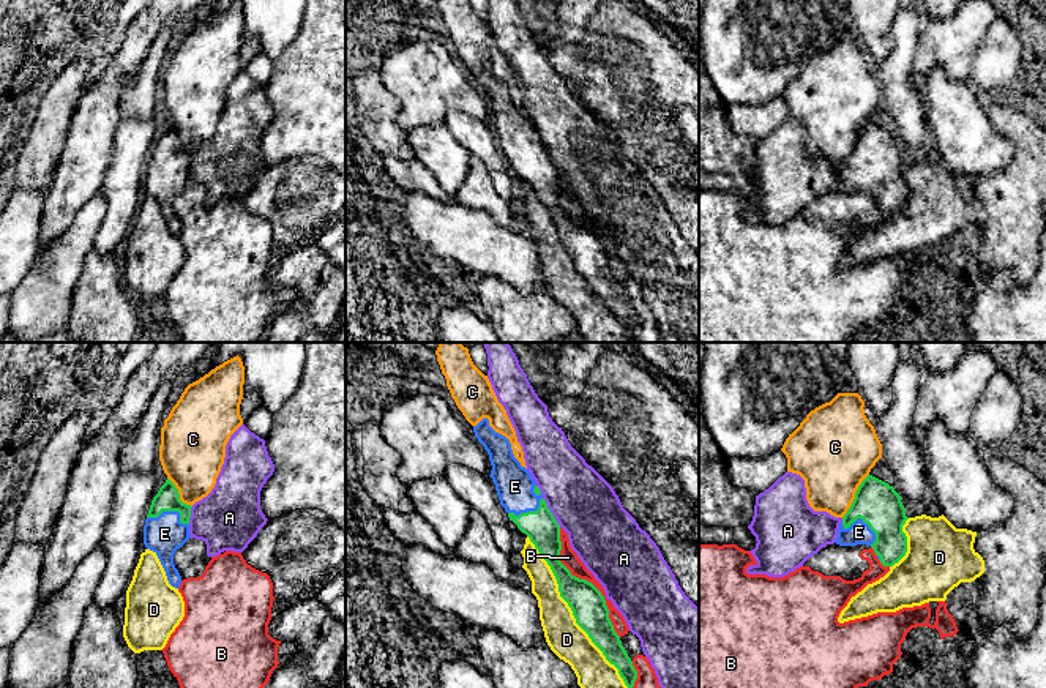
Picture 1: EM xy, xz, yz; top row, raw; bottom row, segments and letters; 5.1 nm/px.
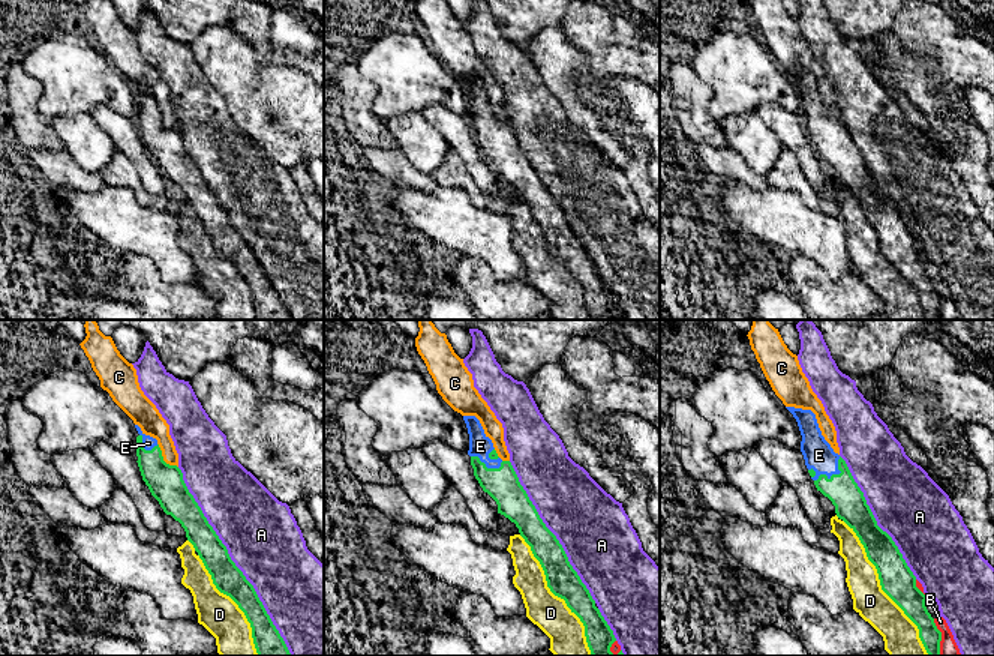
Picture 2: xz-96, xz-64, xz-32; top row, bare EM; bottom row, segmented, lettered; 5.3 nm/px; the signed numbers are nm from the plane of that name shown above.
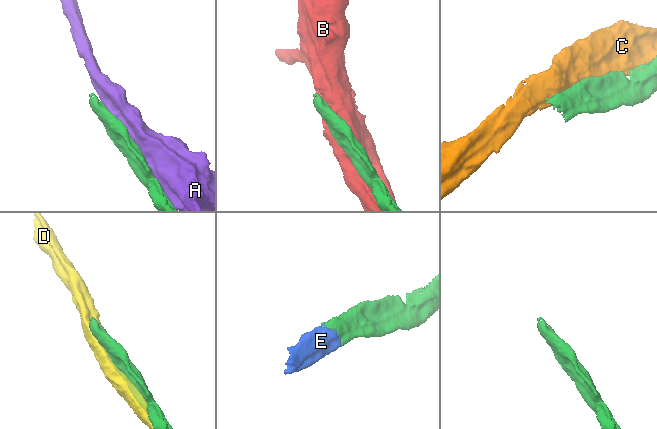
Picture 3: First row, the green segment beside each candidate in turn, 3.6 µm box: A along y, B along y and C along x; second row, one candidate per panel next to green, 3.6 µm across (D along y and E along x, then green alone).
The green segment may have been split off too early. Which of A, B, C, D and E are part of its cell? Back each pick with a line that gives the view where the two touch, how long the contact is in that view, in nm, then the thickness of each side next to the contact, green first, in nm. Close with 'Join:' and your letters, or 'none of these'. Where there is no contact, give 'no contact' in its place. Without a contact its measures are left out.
E: meets green in yz; contact 200 nm long; 220 nm thick on the green side, 120 nm on the other
Join: E

